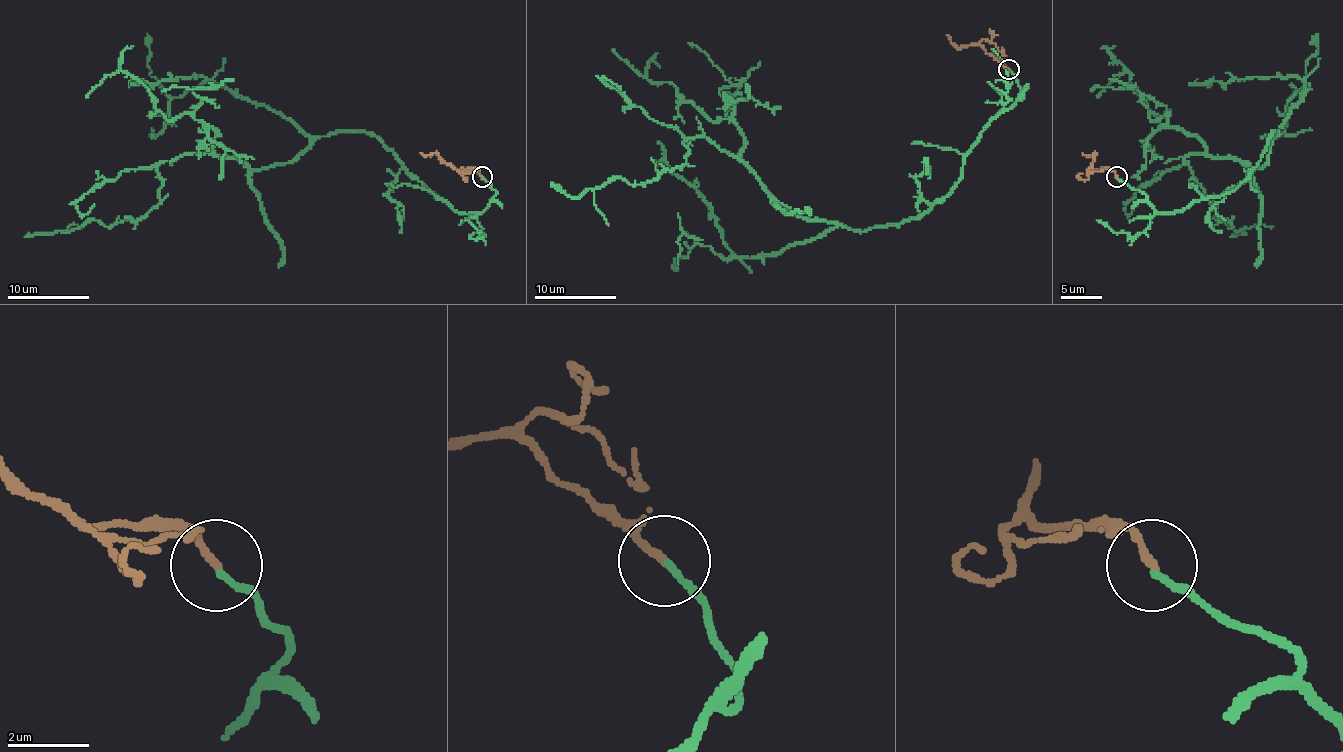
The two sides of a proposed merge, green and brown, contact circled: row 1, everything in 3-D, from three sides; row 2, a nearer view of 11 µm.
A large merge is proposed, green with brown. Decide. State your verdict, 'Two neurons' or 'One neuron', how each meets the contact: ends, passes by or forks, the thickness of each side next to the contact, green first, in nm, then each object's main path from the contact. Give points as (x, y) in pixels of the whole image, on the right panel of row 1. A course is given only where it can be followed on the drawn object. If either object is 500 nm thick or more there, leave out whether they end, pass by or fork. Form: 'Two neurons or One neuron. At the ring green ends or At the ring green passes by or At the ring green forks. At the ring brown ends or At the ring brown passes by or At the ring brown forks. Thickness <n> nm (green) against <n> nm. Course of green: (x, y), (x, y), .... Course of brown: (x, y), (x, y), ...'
Two neurons. At the ring green ends. At the ring brown ends. Thickness 140 nm (green) against 180 nm. Course of green: (1117, 177), (1174, 214), (1230, 194), (1279, 134), (1263, 167), (1185, 159), (1217, 216), (1244, 232), (1230, 237). Course of brown: (1117, 177), (1111, 169), (1092, 167), (1094, 153), (1082, 153)

